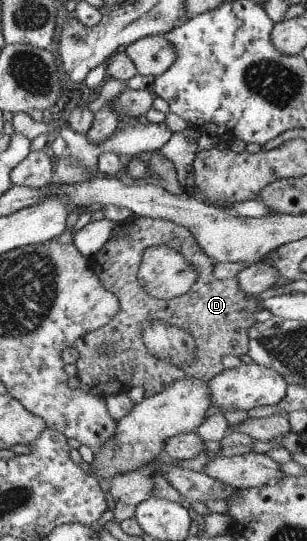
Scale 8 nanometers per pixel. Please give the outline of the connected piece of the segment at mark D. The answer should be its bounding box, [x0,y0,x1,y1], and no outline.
[74,217,262,398]

